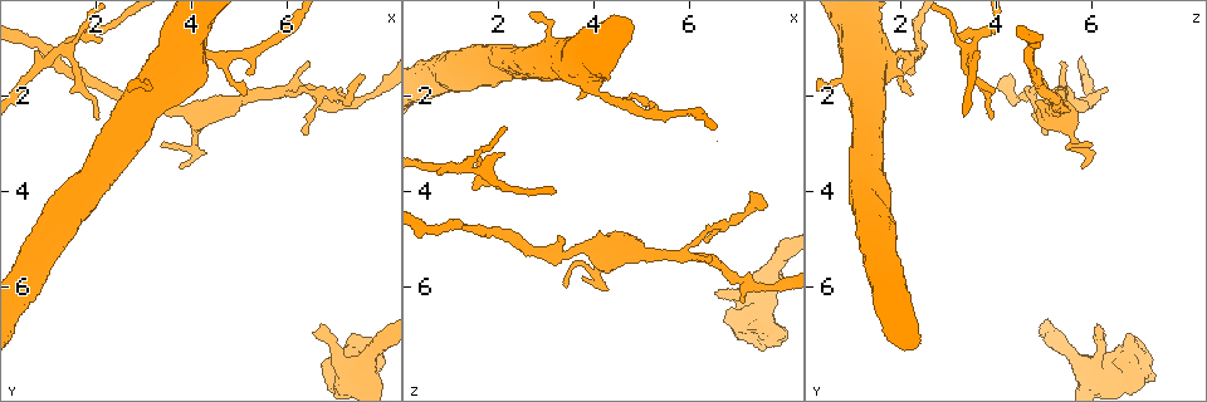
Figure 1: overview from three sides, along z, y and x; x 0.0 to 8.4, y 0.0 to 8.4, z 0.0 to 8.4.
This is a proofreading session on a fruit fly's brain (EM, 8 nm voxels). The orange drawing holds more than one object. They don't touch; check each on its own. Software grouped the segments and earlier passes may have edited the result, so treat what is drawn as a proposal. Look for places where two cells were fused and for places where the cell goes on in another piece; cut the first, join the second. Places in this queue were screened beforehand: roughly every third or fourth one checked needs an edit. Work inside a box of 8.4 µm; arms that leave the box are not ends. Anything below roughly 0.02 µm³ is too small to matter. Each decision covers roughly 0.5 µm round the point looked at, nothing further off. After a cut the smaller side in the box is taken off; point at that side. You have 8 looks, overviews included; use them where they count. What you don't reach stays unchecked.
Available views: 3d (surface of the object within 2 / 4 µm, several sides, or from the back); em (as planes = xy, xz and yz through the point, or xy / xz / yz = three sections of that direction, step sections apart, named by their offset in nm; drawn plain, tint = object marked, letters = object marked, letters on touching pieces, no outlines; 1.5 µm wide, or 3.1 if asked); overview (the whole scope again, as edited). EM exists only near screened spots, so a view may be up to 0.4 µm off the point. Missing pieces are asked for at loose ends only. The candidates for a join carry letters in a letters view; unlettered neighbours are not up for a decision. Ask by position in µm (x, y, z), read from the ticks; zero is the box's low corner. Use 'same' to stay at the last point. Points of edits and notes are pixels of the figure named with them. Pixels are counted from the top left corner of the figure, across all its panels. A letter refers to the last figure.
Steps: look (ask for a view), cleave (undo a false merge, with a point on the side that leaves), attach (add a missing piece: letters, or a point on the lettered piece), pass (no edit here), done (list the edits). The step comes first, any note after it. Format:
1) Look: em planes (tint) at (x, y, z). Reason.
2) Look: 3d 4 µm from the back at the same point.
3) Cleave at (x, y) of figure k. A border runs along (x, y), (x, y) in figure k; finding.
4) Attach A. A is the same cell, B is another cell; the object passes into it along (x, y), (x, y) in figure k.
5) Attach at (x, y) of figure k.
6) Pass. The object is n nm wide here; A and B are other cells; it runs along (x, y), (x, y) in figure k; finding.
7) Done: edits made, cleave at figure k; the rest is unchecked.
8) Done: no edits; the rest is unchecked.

Look: em planes (tint) at (6.50, 6.90, 6.15). An open end.

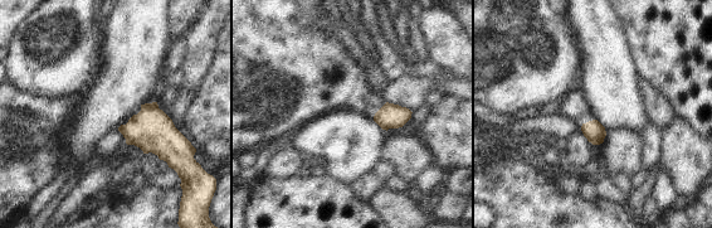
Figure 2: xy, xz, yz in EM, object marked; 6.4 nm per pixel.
Look: em planes (letters) at the same point. What lies round it.

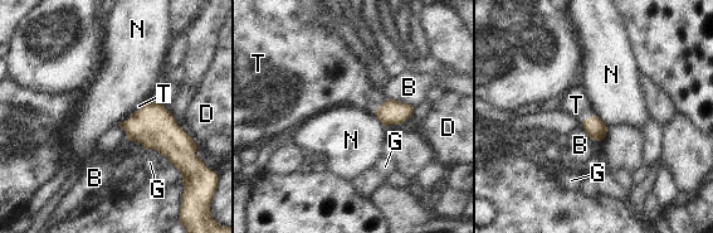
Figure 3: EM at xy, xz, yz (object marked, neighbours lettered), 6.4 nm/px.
Attach T. T is the same cell, B, D, G and N are other cells; the object passes into it along (595, 127), (587, 119), (576, 105) in figure 3; the cell continues.

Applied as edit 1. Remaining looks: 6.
Look: em xz step 4 (tint) at (3.80, 3.55, 5.75). Free end.

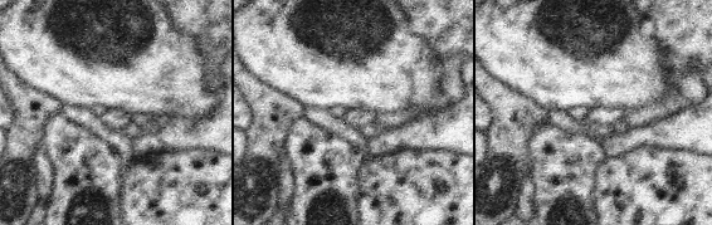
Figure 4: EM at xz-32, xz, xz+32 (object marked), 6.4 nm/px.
Look: em planes (letters) at the same point. Another direction.

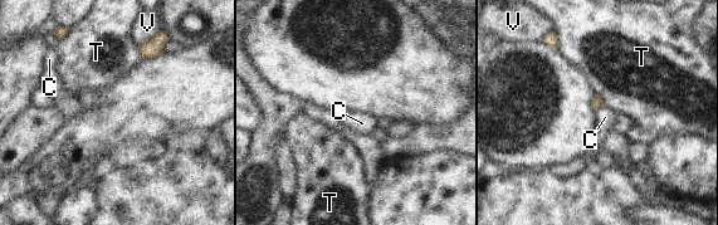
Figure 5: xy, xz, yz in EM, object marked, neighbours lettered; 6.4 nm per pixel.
Pass. The object is 70 nm wide here; C, T and V are other cells; no lettered piece goes on from it.

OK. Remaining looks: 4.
Look: em planes (letters) at (6.45, 1.25, 5.35). Free end.

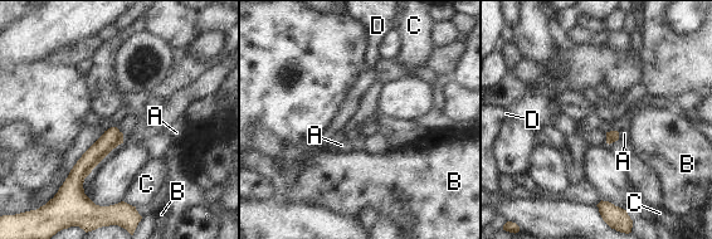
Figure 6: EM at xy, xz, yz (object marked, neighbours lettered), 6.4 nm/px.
Pass. A, B, C and D are other cells; no lettered piece goes on from it.

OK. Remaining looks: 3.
Done: edits made, attach at figure 3; the rest is unchecked.

